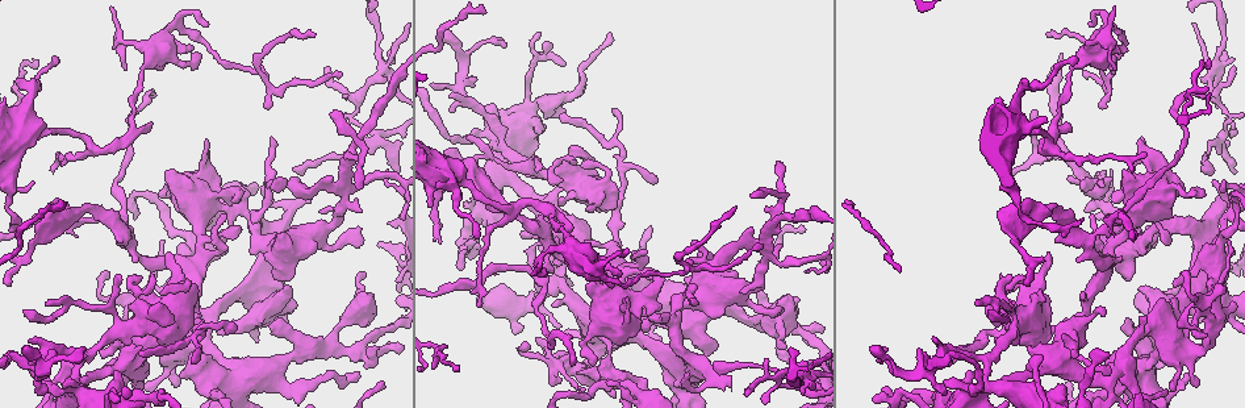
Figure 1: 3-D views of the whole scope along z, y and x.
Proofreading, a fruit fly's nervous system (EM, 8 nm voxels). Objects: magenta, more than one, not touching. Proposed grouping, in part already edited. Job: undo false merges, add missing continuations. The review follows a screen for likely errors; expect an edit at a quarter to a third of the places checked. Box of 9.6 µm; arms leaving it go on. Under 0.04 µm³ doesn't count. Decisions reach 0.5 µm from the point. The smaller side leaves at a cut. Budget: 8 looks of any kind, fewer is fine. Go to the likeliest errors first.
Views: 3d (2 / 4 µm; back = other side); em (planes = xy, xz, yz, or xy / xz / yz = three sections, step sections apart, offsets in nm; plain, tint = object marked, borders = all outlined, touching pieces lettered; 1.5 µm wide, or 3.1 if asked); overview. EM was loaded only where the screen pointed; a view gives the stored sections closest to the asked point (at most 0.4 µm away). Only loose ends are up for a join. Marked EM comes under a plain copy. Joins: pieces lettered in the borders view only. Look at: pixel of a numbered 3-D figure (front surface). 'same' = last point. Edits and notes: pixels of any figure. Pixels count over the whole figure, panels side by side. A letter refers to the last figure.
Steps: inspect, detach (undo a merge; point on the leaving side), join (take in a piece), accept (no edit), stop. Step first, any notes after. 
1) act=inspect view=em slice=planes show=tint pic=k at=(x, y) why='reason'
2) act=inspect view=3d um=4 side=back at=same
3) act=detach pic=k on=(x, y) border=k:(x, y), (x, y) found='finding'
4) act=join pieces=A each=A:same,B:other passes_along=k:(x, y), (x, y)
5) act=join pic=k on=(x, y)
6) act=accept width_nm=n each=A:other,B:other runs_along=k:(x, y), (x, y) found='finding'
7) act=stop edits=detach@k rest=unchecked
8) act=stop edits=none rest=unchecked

act=inspect view=em slice=planes show=borders pic=1 at=(307, 200) why='an open end'

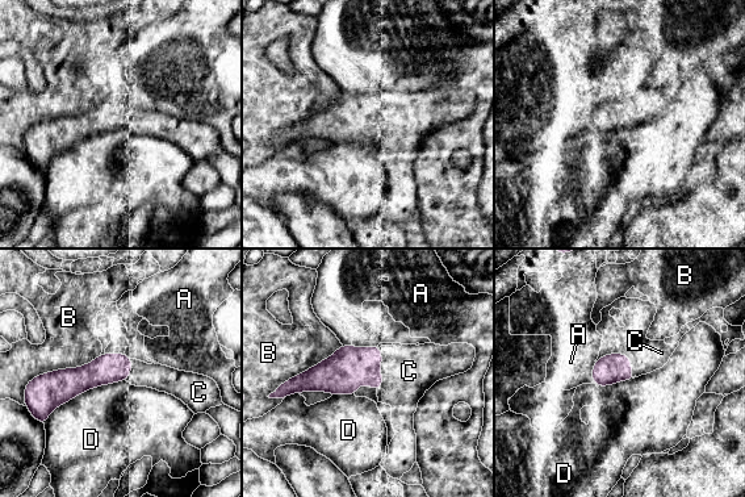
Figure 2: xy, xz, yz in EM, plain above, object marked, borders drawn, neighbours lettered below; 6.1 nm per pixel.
act=join pic=2 on=(409, 371) longest_contact=D:550nm each=A:other,B:other,C:same,D:other found='the cell continues'

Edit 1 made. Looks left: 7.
act=inspect view=3d um=2 pic=1 at=(1103, 107) why='an open end'

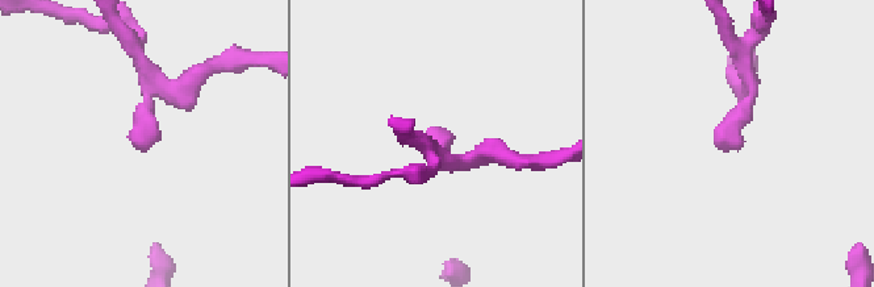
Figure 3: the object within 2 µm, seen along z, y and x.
act=inspect view=em slice=xz step=8 show=borders pic=3 at=(139, 147)

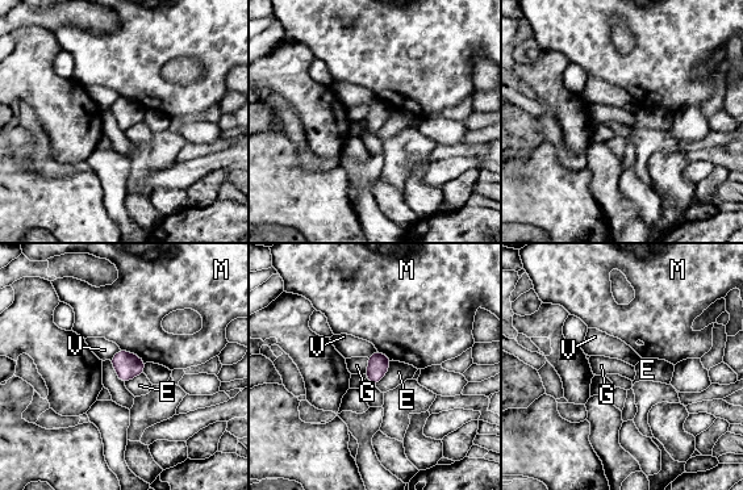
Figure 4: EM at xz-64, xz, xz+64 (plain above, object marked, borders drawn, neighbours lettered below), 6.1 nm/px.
act=inspect view=em slice=planes show=borders at=same why='another direction'

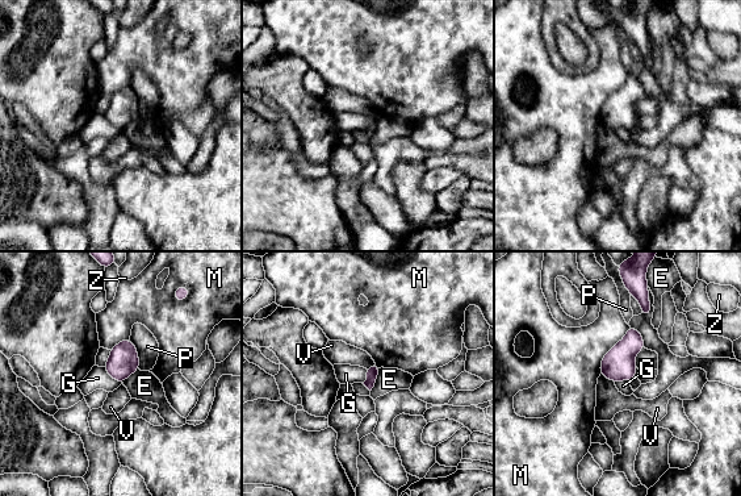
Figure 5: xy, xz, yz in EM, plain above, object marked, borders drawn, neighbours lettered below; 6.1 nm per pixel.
act=accept each=E:other,G:other,M:other,P:other,V:other,Z:other border=5:(103, 367), (121, 383) found='none of them fits'

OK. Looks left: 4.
act=inspect view=3d um=4 pic=1 at=(23, 346) why='an open end'

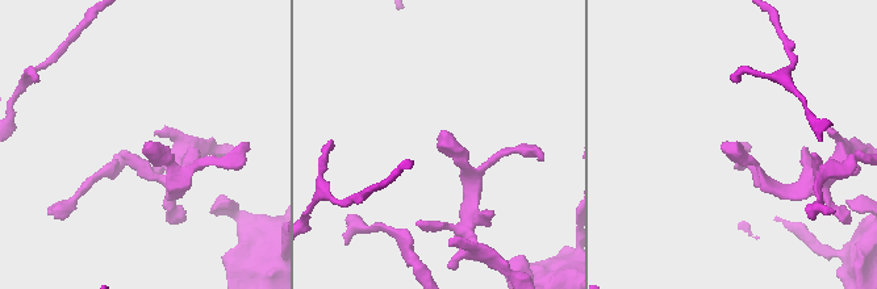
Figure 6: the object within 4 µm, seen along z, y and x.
act=inspect view=em slice=planes show=borders pic=6 at=(441, 133) why='need the tissue'

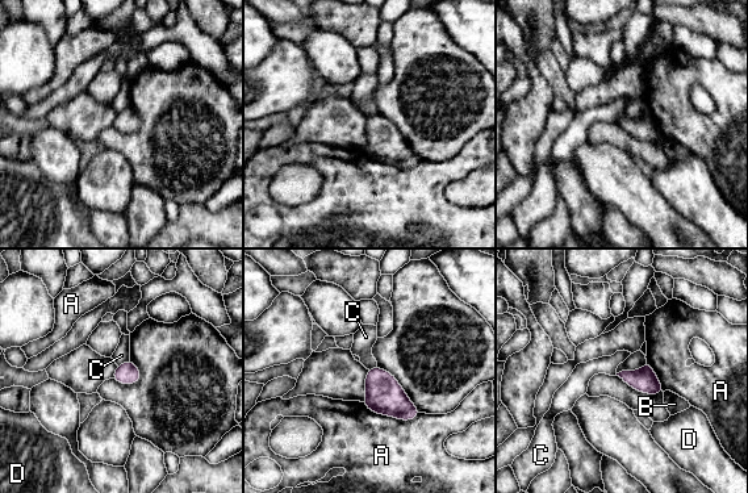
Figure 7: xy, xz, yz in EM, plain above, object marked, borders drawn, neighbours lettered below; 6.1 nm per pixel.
act=accept width_nm=130 each=A:other,B:other,C:other,D:other border=7:(129, 359), (117, 366) found='none of them fits'

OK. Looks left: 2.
act=stop edits=join@2 rest=unchecked

